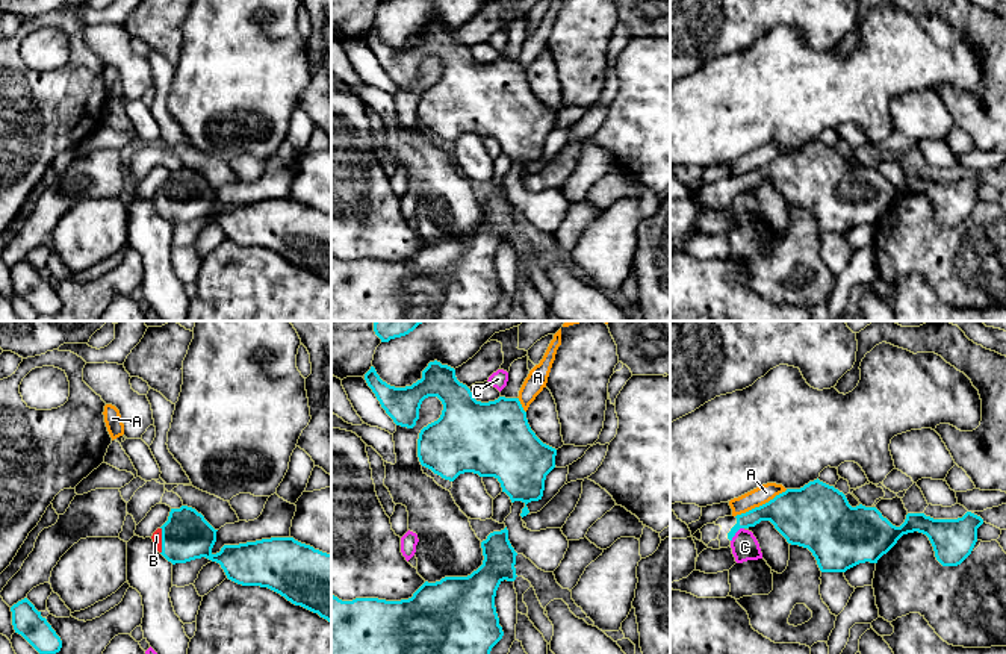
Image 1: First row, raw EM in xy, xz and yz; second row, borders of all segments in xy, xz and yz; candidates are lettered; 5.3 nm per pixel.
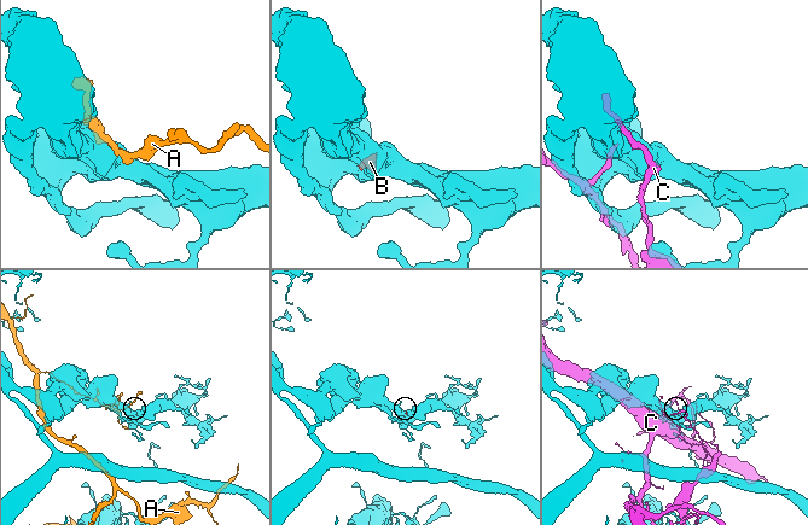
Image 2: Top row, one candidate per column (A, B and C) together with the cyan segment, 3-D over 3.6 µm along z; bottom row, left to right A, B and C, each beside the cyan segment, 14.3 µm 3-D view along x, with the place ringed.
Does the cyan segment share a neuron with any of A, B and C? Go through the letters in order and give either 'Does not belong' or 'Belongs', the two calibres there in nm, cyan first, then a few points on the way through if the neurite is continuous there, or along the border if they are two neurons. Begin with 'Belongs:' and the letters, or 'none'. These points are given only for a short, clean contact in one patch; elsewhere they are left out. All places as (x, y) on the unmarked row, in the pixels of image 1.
Belongs: B
A: Does not belong. Thickness 320 nm (cyan) against 90 nm
B: Belongs. Thickness 260 nm (cyan) against 50 nm. Path across: xy (186, 196), (179, 202), (162, 202), (156, 197)
C: Does not belong. Thickness 140 nm (cyan) against 140 nm

